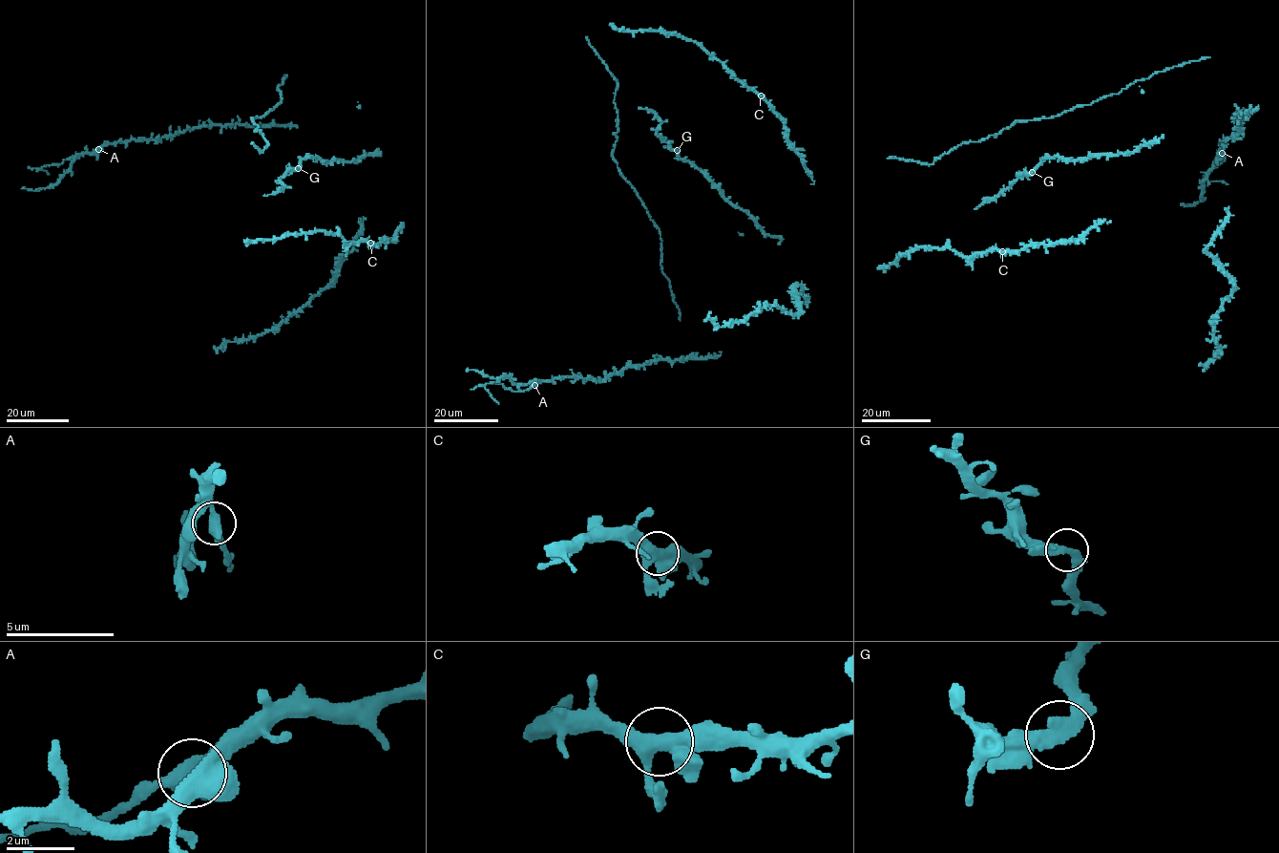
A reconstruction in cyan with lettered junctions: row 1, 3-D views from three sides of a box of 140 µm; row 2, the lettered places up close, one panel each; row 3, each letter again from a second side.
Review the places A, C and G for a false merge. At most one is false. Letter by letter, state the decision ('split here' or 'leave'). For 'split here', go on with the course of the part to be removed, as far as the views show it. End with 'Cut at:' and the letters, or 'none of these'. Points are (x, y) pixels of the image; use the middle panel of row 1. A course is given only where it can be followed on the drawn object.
A: split here | (534, 385), (524, 391), (512, 391), (500, 383), (483, 384), (499, 404)
C: leave
G: leave
Cut at: A

